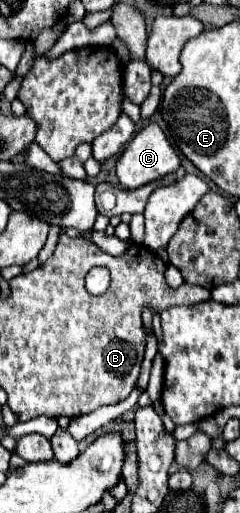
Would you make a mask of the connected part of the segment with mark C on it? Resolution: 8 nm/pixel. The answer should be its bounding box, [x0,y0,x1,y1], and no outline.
[116,123,180,189]

